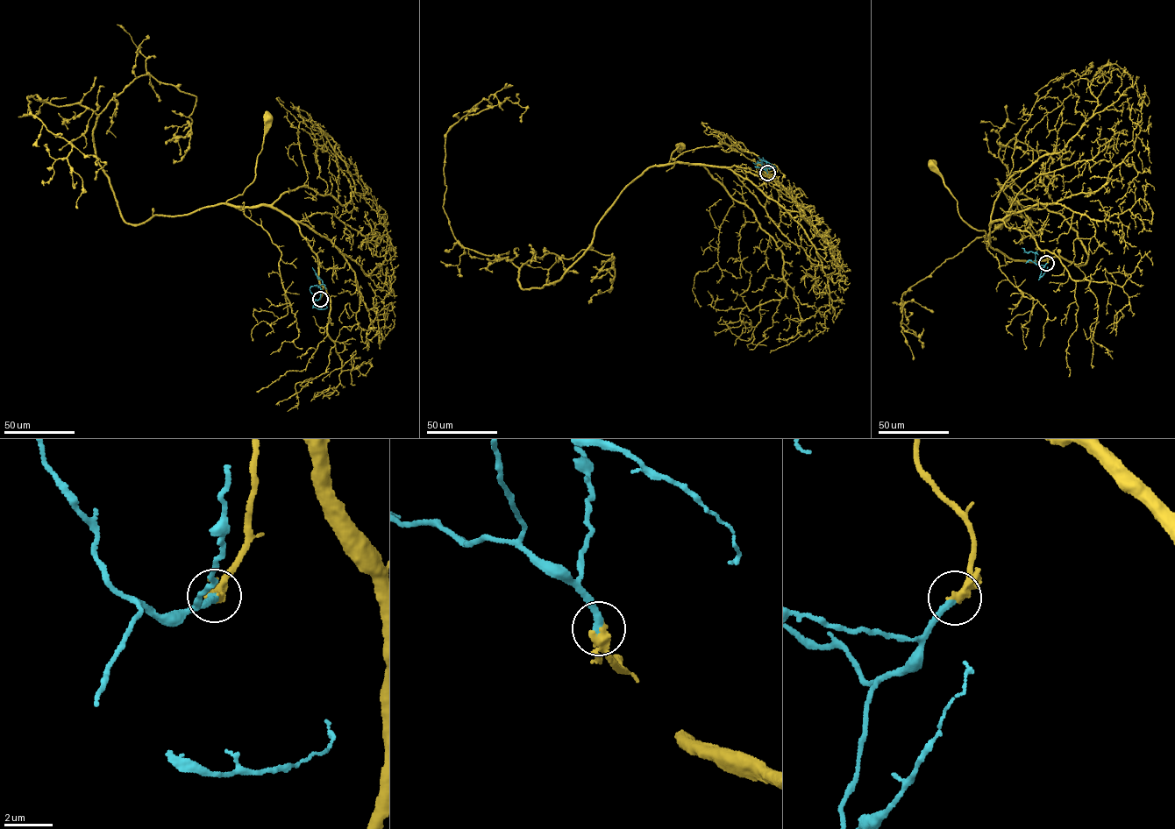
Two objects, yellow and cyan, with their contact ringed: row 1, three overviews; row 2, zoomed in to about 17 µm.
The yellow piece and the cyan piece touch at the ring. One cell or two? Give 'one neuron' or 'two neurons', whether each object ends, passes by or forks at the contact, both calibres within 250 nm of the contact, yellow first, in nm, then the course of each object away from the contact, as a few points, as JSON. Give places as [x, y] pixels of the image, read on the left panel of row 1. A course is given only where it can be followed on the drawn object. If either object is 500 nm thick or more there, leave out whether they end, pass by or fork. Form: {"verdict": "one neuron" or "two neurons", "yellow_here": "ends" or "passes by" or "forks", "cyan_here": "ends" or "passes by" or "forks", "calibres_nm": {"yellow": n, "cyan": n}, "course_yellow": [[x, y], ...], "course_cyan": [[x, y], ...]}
{"verdict": "one neuron", "yellow_here": "passes by", "cyan_here": "ends", "calibres_nm": {"yellow": 300, "cyan": 340}, "course_yellow": [[320, 299], [323, 287], [318, 258], [297, 225], [268, 207], [226, 202], [241, 194], [254, 179], [267, 117]], "course_cyan": [[320, 299], [315, 299], [309, 290], [310, 286], [323, 282], [312, 267]]}

